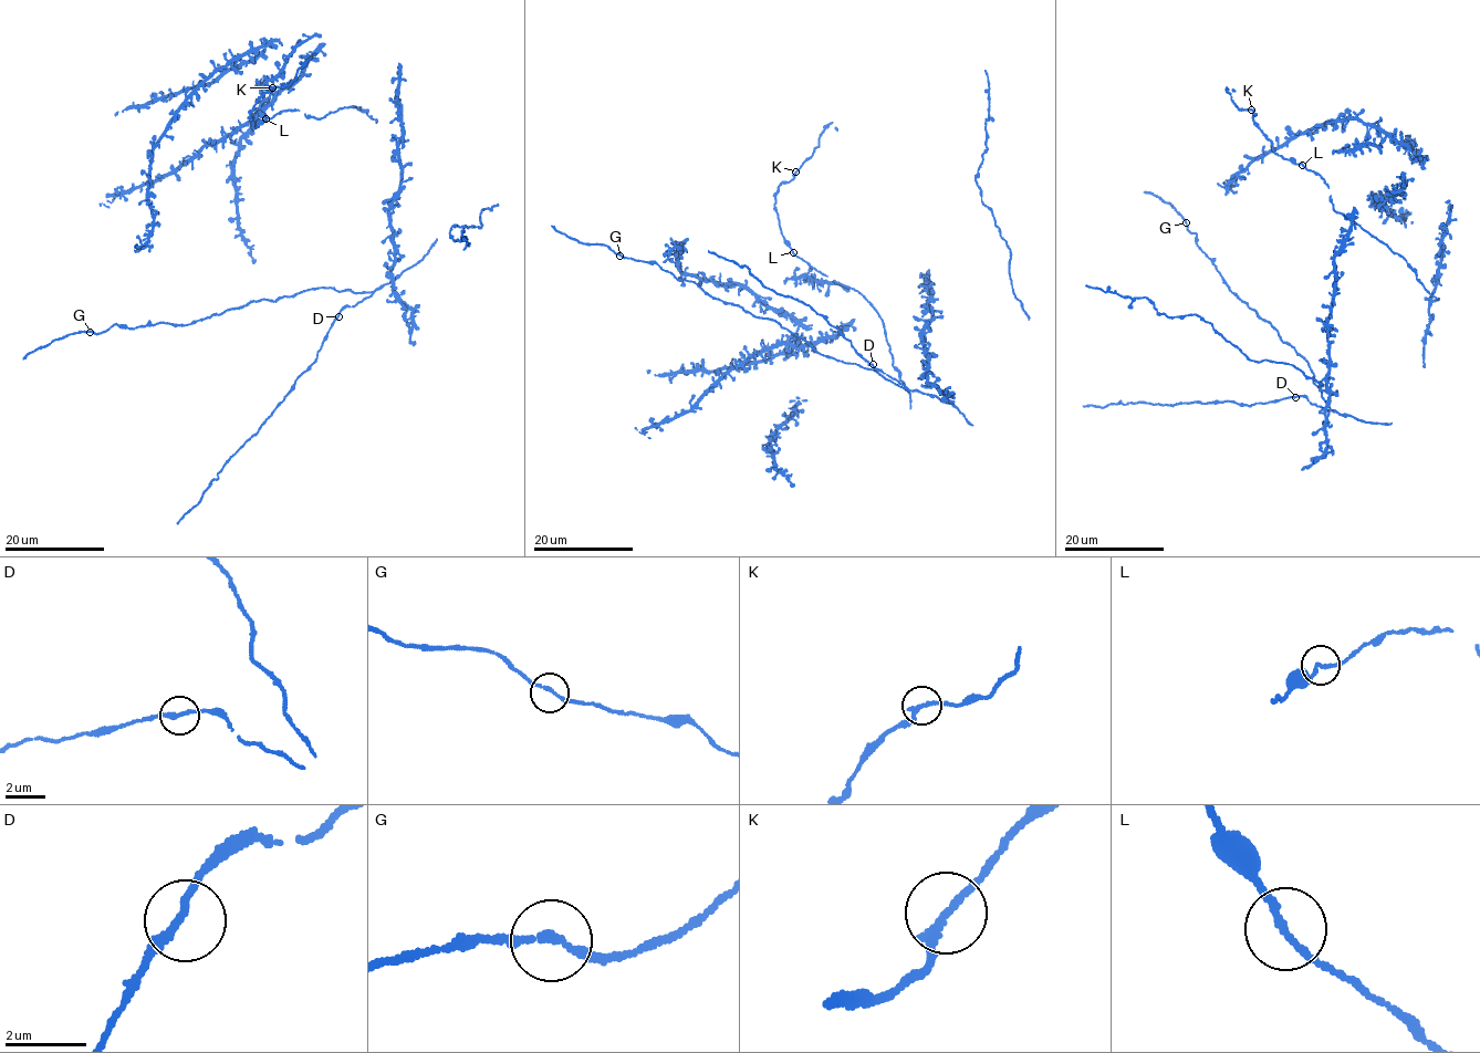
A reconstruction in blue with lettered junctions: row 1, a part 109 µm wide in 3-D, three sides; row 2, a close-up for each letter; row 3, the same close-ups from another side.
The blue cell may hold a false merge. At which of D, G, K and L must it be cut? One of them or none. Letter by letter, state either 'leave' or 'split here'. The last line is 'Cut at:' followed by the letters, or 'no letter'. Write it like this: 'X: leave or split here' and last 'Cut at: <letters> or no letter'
D: leave
G: leave
K: leave
L: leave
Cut at: no letter

